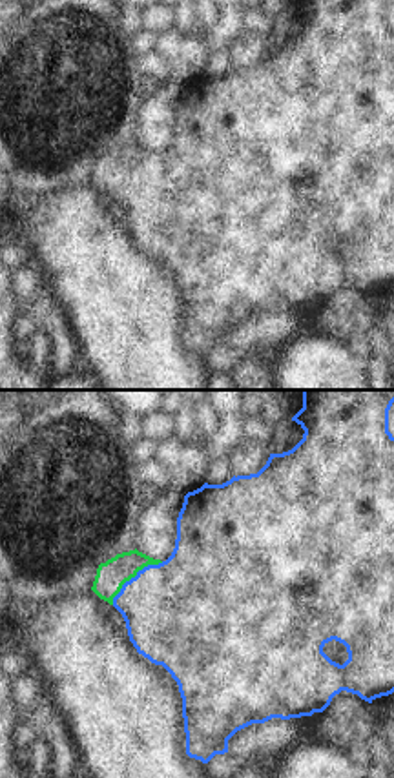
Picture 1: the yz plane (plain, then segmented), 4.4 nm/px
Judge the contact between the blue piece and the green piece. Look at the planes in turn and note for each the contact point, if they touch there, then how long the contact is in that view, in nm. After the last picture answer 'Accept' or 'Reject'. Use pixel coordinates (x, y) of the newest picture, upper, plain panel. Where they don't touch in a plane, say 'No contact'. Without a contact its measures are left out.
Touches blue at (135, 168). Shared border 300 nm

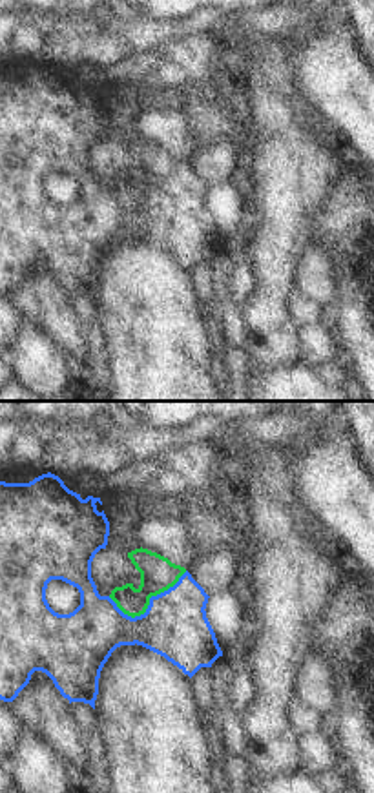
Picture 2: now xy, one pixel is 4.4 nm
Touches blue at (148, 197). Shared border 360 nm

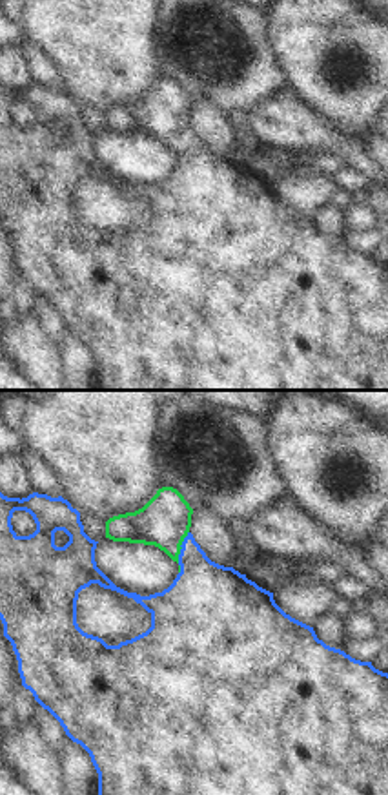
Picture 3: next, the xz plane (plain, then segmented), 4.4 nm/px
Touches blue at (181, 144). Shared border 200 nm

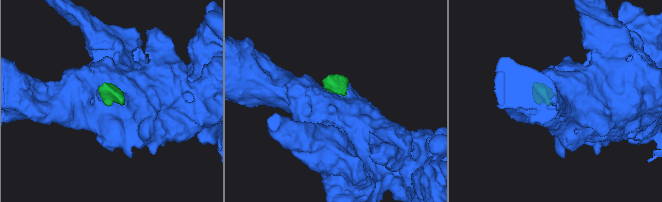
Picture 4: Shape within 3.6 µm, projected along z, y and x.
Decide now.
Accept

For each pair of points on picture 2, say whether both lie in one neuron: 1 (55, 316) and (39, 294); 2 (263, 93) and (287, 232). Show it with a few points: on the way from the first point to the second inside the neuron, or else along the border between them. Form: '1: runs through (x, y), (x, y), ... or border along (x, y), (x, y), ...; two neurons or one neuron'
1: runs through (53, 310), (42, 299); one neuron
2: runs through (287, 128), (287, 197); one neuron

